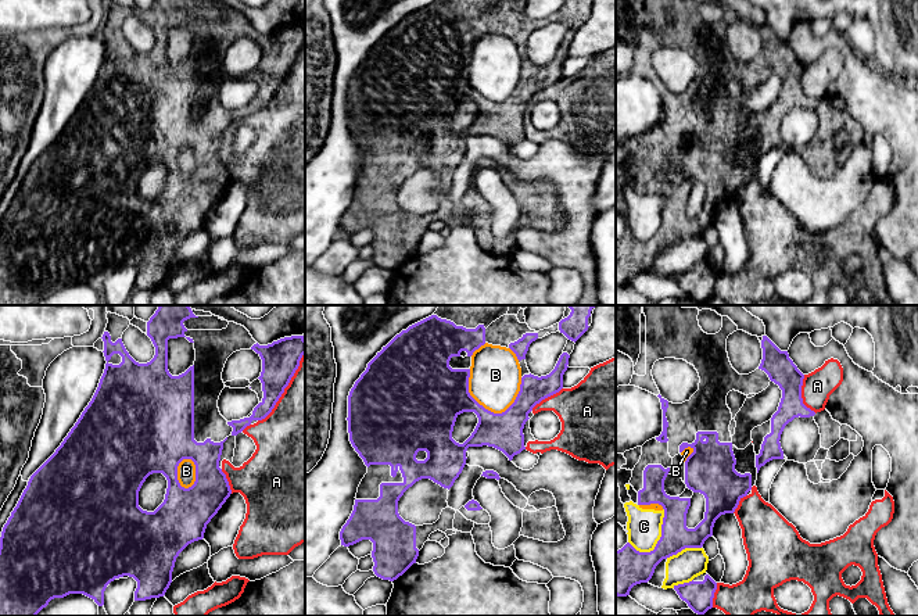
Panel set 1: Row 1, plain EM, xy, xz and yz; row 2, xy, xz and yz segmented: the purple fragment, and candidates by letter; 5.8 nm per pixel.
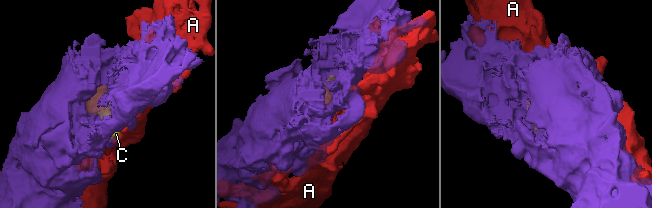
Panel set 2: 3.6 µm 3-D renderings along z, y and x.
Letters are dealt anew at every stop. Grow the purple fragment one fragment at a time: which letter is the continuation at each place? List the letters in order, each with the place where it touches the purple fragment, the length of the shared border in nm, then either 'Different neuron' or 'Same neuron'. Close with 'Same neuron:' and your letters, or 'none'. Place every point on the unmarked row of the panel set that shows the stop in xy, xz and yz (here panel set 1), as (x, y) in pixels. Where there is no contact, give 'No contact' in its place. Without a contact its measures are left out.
A: Touches purple at yz (800, 85). Shared border 240 nm. Different neuron
B: Touches purple at xz (479, 93). Shared border 340 nm. Different neuron
C: Touches purple at yz (660, 226). Shared border 300 nm. Different neuron
Same neuron: none

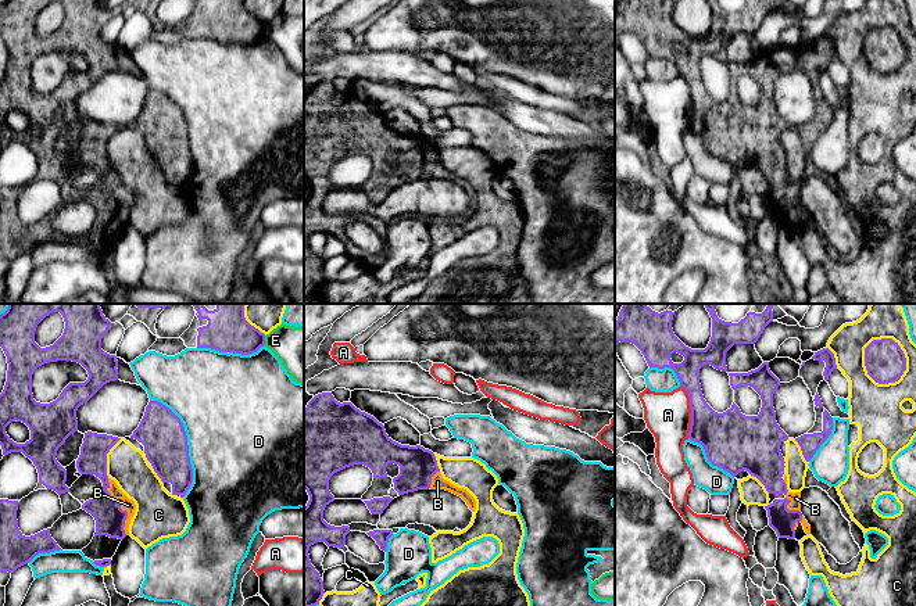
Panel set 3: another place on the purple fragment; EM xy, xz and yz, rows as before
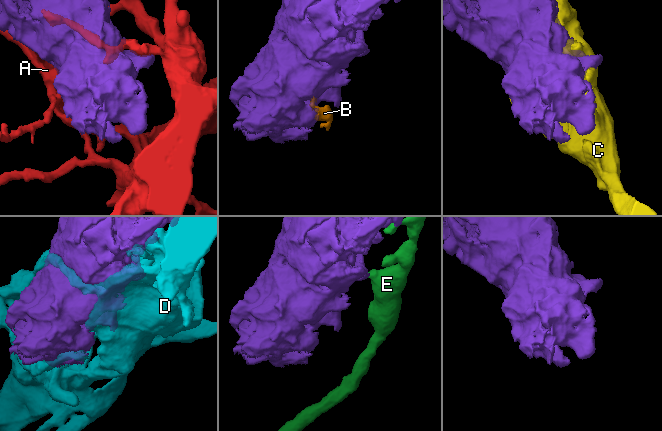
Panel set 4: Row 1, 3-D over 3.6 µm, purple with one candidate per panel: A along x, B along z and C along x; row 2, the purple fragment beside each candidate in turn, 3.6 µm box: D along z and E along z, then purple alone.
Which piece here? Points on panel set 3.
A: Touches purple at yz (691, 101). Shared border 300 nm. Different neuron
B: Touches purple at xy (121, 193). Shared border 340 nm. Same neuron
C: Touches purple at yz (902, 40). Shared border 300 nm. Different neuron
D: Touches purple at xy (186, 133). Shared border 600 nm. Different neuron
E: Touches purple at xy (264, 29). Shared border 60 nm. Different neuron
Same neuron: B

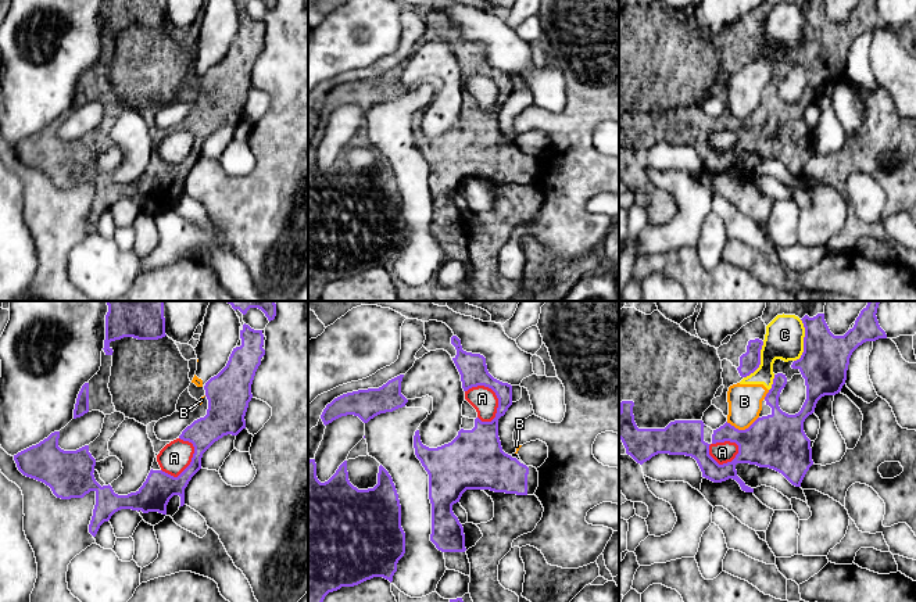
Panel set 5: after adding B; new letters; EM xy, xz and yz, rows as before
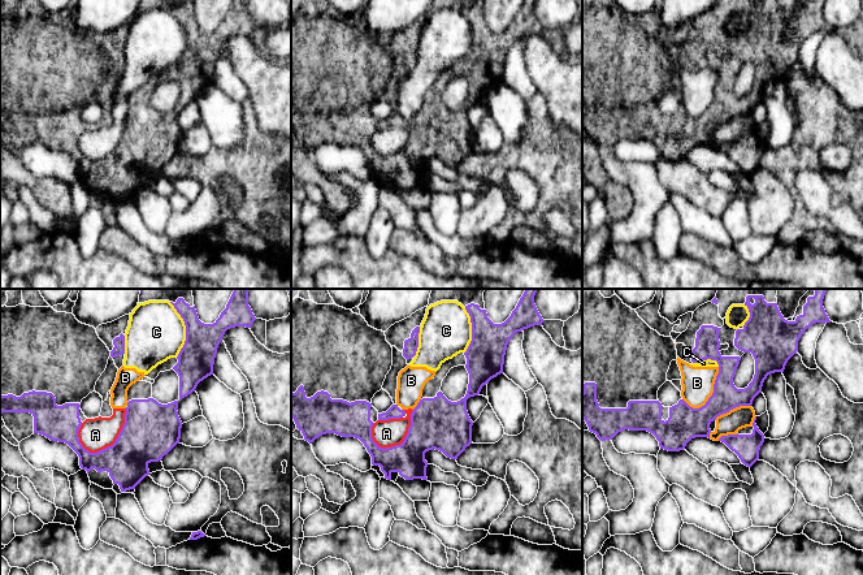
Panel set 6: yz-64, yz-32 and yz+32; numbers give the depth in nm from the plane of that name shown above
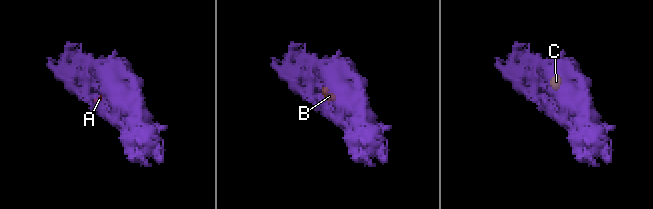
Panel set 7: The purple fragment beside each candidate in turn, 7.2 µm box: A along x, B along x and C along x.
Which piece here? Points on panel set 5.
A: Touches purple at yz (726, 129). Shared border 190 nm. Different neuron
B: Touches purple at yz (741, 119). Shared border 190 nm. Different neuron
C: Touches purple at yz (804, 31). Shared border 260 nm. Different neuron
Same neuron: none

